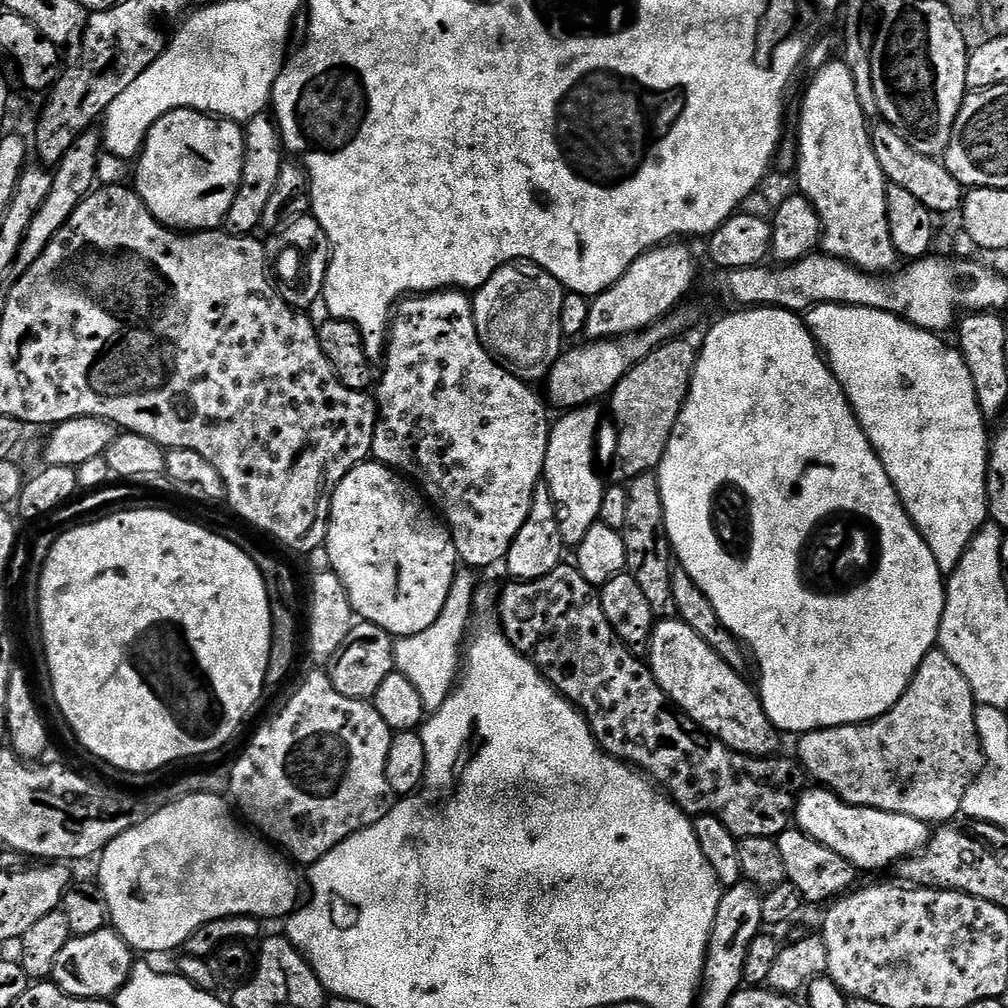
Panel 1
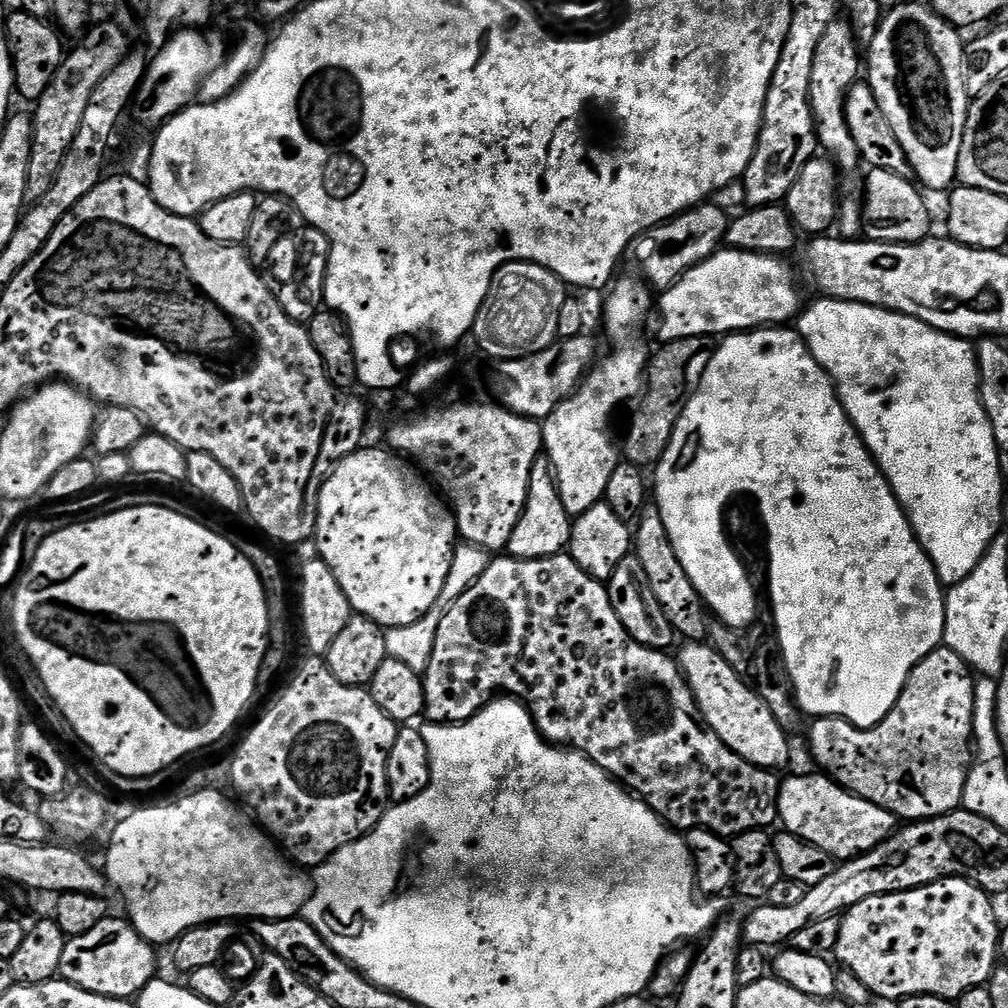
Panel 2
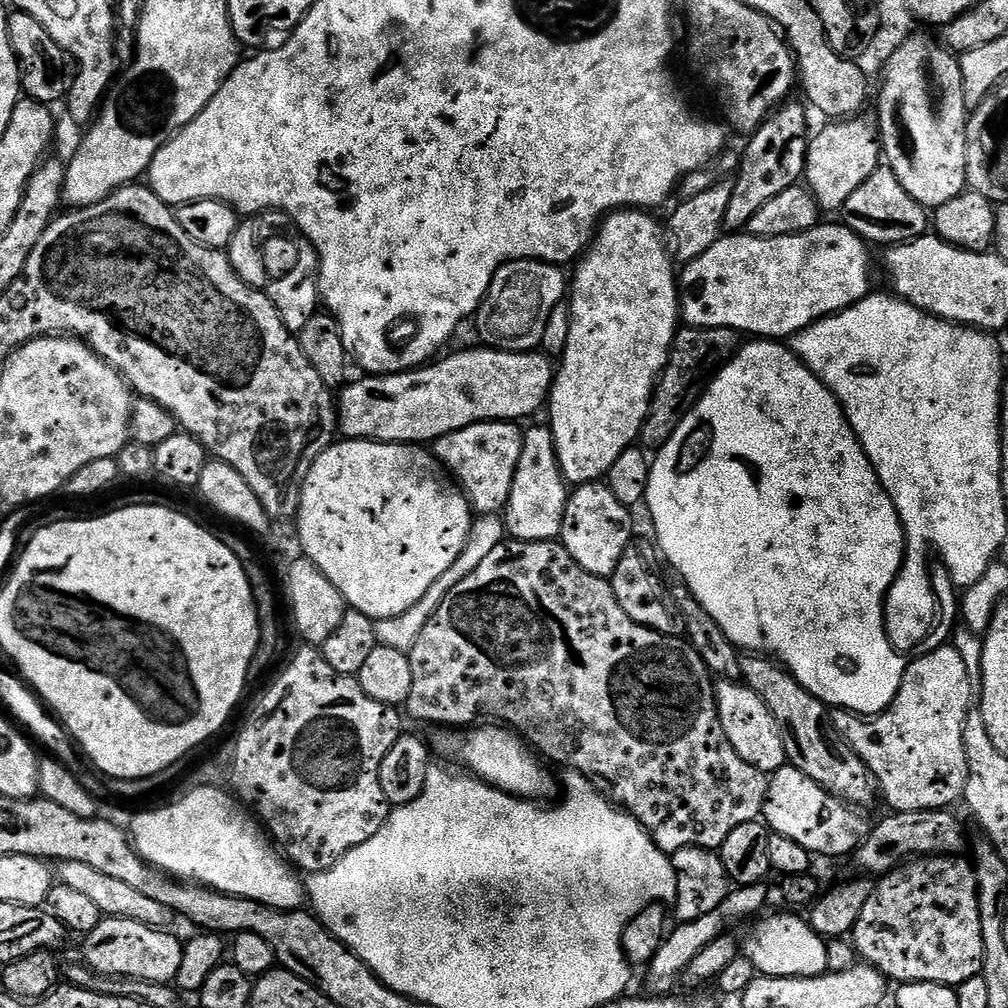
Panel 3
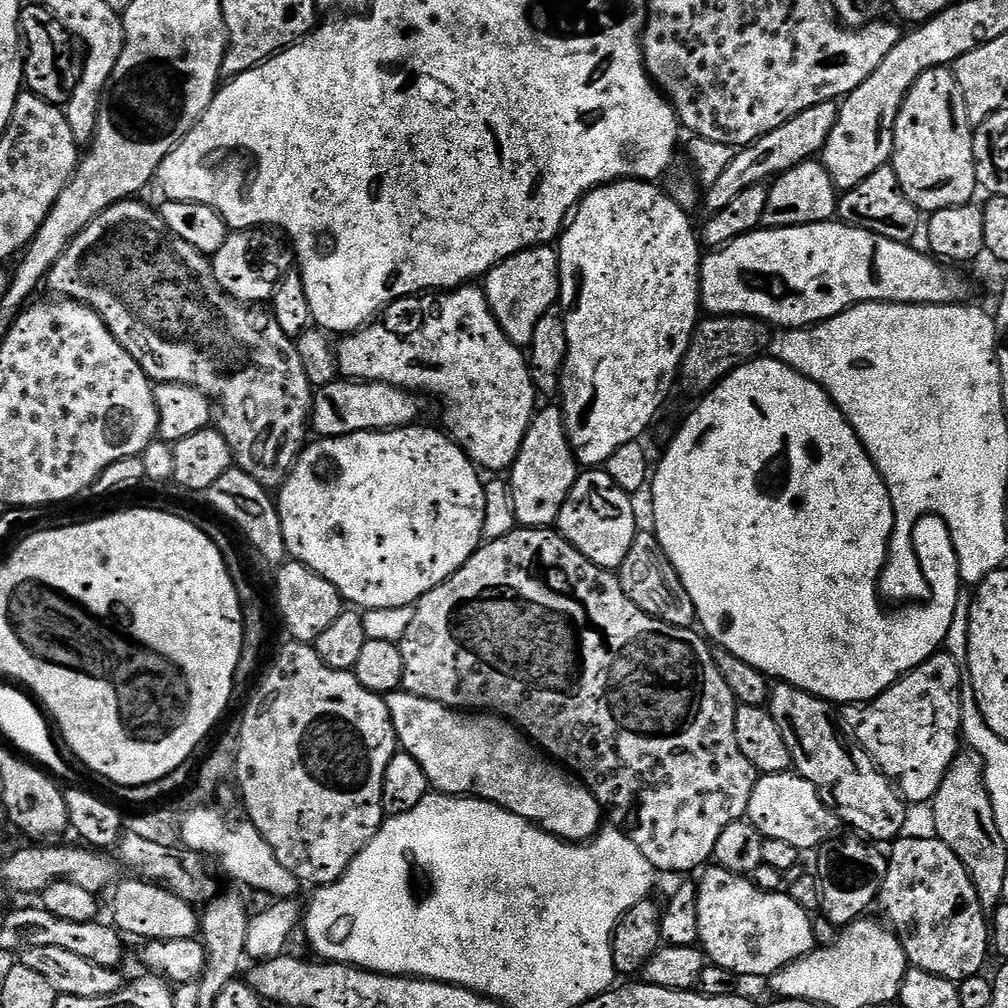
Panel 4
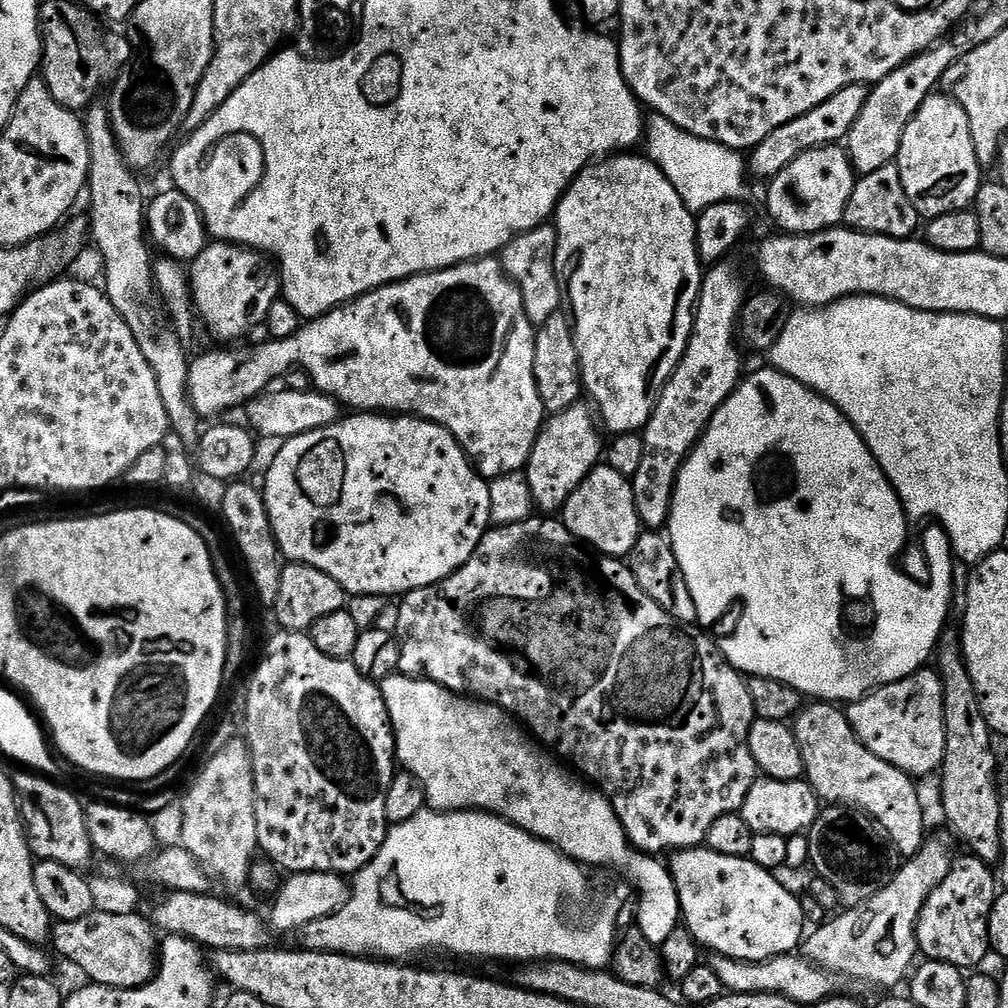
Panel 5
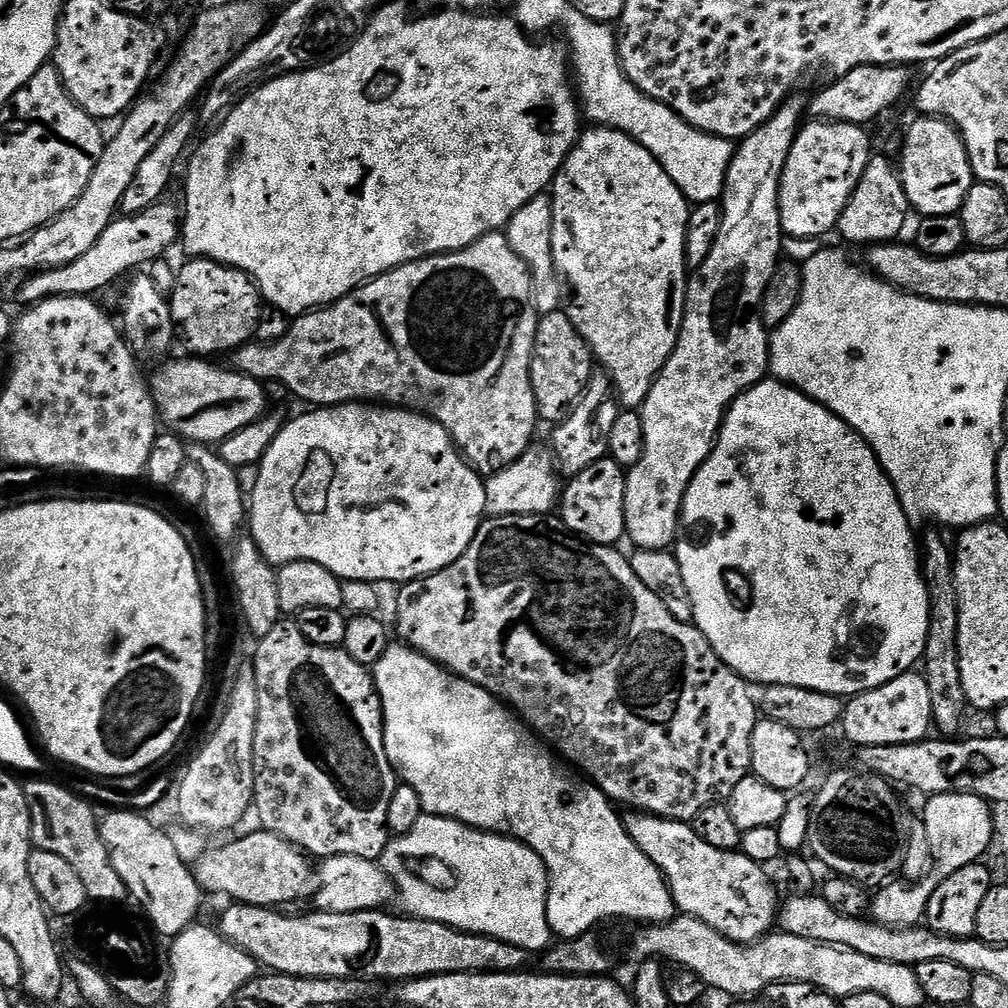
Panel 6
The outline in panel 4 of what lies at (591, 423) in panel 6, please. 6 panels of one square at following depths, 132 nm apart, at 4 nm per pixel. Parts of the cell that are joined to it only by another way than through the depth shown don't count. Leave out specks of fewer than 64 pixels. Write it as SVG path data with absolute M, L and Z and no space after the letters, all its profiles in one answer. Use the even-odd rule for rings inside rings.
M541 407L526 430L518 458L510 469L510 487L517 525L546 528L555 525L558 514L570 494L578 475L576 456L564 429L564 413L559 407Z

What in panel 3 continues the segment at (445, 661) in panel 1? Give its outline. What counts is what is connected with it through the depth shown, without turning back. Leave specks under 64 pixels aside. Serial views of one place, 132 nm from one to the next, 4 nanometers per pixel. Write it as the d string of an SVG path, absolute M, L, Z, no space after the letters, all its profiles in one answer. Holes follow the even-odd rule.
M477 515L473 519L472 529L466 538L466 546L462 550L462 554L458 554L458 558L454 558L454 566L450 566L450 570L446 570L446 574L442 574L442 578L438 578L438 582L434 582L434 586L430 586L430 590L426 590L426 594L422 594L422 598L418 598L418 602L414 602L414 606L410 606L410 610L406 610L406 614L398 614L394 618L382 618L376 621L377 645L407 653L411 652L414 642L418 642L418 634L422 634L422 626L426 626L426 622L430 622L434 610L438 610L438 606L442 606L442 602L446 602L446 594L450 594L450 590L454 590L454 586L458 586L458 582L462 582L462 578L474 574L474 570L478 570L478 565L493 552L494 546L503 544L505 539L506 529L504 521L499 515Z

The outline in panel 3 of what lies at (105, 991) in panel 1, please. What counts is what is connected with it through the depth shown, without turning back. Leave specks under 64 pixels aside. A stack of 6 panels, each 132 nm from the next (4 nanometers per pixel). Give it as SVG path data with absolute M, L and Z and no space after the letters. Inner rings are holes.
M109 916L101 919L100 924L83 937L83 963L97 977L124 977L145 980L146 983L171 985L178 974L178 966L182 966L184 944L178 937L164 931L126 918Z

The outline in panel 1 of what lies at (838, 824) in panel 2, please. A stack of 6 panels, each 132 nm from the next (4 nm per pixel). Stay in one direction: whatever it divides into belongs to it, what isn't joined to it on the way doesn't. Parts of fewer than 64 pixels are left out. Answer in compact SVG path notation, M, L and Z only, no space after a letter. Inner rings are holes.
M811 787L805 792L803 789L796 797L795 827L810 838L822 842L822 846L830 846L834 854L842 854L842 858L846 858L846 862L850 862L861 873L874 872L888 865L895 866L928 845L929 825L918 818L854 806L838 799L827 788Z

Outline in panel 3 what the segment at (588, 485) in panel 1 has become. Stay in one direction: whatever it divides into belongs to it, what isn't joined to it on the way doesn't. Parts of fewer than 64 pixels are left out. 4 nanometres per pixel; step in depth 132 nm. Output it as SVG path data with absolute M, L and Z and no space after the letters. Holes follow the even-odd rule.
M634 208L609 212L601 220L595 237L588 246L588 251L584 253L582 259L575 265L575 268L577 267L576 277L573 280L571 277L570 280L570 307L572 310L570 338L566 338L566 350L563 356L559 357L558 367L554 372L552 390L548 393L546 413L548 412L549 418L552 419L550 427L556 453L558 454L558 462L560 463L560 473L564 475L565 481L572 486L591 484L607 477L610 466L614 466L614 461L618 458L618 454L622 454L622 450L633 447L639 441L640 431L652 401L652 389L656 387L656 381L659 380L665 364L668 363L668 355L672 353L672 343L676 337L678 325L682 320L680 315L678 272L677 269L672 269L674 261L666 247L665 237L662 235L661 221L659 224L652 216L655 215Z

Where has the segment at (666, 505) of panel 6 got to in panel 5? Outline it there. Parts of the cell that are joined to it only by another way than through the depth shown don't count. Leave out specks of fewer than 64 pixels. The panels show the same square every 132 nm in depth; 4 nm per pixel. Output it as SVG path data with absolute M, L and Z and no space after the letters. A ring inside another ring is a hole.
M728 262L713 264L703 273L692 322L692 336L688 339L683 358L668 379L668 385L656 399L656 408L648 425L642 429L642 463L638 466L638 474L630 479L638 518L648 530L660 530L667 525L668 511L672 509L672 492L676 489L676 476L684 465L684 459L704 435L713 414L742 379L742 352L738 347L736 321L744 308L746 291L743 278L730 265Z

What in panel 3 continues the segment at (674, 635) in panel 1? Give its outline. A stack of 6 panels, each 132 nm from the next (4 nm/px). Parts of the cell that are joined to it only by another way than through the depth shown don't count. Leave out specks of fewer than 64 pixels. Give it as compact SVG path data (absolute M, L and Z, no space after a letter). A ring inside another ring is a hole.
M720 680L715 690L716 713L730 746L734 746L734 750L738 750L738 754L750 762L750 766L765 774L785 767L788 755L784 745L784 731L778 726L774 714L770 714L766 702L762 702L762 698L758 698L758 694L754 694L754 690L750 690L743 682Z

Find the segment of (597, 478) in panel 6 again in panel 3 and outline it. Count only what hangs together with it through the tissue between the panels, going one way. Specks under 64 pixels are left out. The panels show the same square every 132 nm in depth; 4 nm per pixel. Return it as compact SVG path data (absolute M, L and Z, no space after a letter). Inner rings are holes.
M607 483L581 484L571 489L564 521L558 540L564 548L586 570L595 576L611 578L626 546L634 538L632 532L633 513L609 490Z

